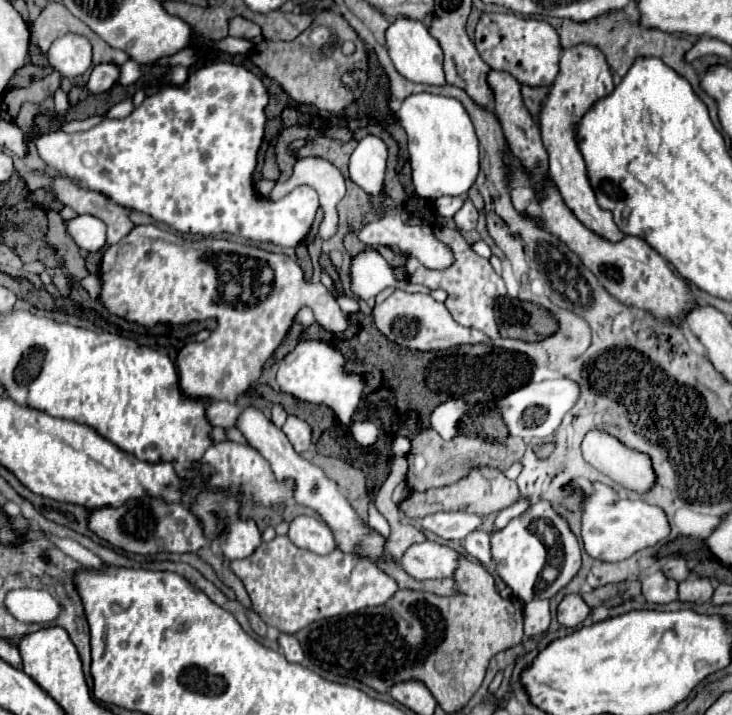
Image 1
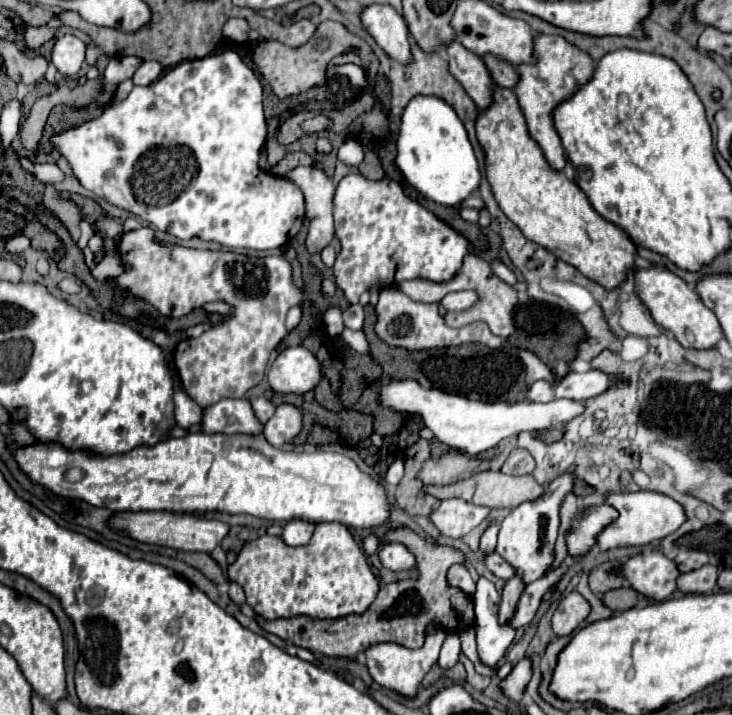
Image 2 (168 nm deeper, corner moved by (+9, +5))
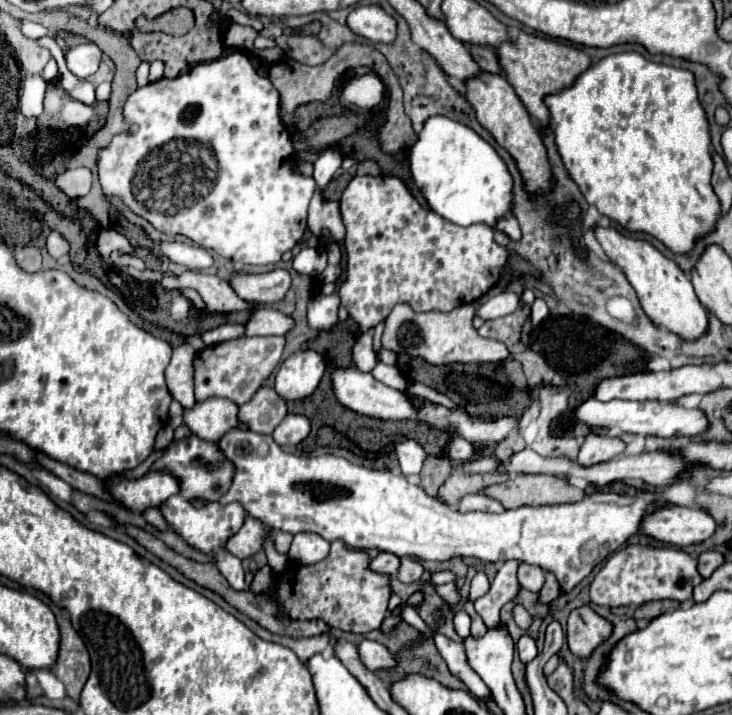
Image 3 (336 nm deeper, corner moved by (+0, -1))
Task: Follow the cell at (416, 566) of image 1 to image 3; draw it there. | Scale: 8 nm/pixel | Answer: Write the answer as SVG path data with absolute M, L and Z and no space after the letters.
M379 553L375 559L371 559L369 569L375 573L387 573L387 575L397 575L399 569L399 557L393 553Z

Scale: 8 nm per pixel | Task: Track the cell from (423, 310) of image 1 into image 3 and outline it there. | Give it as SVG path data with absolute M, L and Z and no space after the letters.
M395 305L385 319L383 347L395 353L407 353L411 357L421 357L431 365L451 365L451 363L501 363L507 359L509 351L503 343L495 339L485 339L473 327L477 307L461 305L451 313L415 313L409 305Z

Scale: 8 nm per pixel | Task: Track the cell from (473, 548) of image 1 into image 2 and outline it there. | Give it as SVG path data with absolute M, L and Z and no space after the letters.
M492 551L492 553L488 553L488 555L482 555L482 561L484 561L486 569L492 571L496 577L500 577L500 579L510 579L510 577L514 577L514 569L512 569L496 551Z

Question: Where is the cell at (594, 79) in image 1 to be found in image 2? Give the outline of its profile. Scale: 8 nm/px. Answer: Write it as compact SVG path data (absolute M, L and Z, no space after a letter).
M540 35L534 41L534 53L538 55L538 63L536 65L520 65L520 81L514 89L514 93L518 97L522 113L526 117L530 137L542 147L548 165L554 171L562 171L566 165L566 153L564 153L560 137L554 129L552 113L562 101L572 97L582 85L586 85L592 79L594 61L590 59L590 55L586 55L586 51L574 47L560 35Z

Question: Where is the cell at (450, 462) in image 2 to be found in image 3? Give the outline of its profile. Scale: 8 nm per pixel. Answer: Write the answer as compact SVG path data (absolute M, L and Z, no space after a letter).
M453 473L449 475L449 479L441 485L439 489L439 499L443 499L447 505L455 507L459 505L461 497L469 495L469 493L479 493L481 489L485 489L491 483L499 483L501 475L497 473L489 473L489 475L465 475L465 473Z

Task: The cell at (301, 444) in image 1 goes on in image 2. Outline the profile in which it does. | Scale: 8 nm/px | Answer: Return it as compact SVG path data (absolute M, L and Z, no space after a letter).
M282 403L276 407L272 419L264 425L264 437L270 445L282 447L284 443L292 443L300 429L302 429L300 411L290 403Z

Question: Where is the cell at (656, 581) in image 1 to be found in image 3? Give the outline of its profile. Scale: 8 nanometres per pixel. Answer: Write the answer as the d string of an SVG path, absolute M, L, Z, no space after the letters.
M627 545L613 553L595 575L591 583L591 601L599 607L641 607L643 603L661 599L687 601L693 595L693 587L701 581L703 577L697 571L697 559L681 549Z

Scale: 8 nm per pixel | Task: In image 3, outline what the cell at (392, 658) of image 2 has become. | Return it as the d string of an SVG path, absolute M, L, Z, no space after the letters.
M363 639L357 649L359 649L359 659L361 659L361 663L363 663L369 671L395 667L395 655L393 655L385 645L381 645L381 643L377 643L377 641Z

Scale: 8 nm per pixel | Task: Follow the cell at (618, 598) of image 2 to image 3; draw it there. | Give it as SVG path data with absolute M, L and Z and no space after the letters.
M651 601L651 603L645 603L641 605L637 611L635 611L635 619L655 619L659 617L661 613L667 613L667 611L673 611L677 609L679 603L677 601Z

